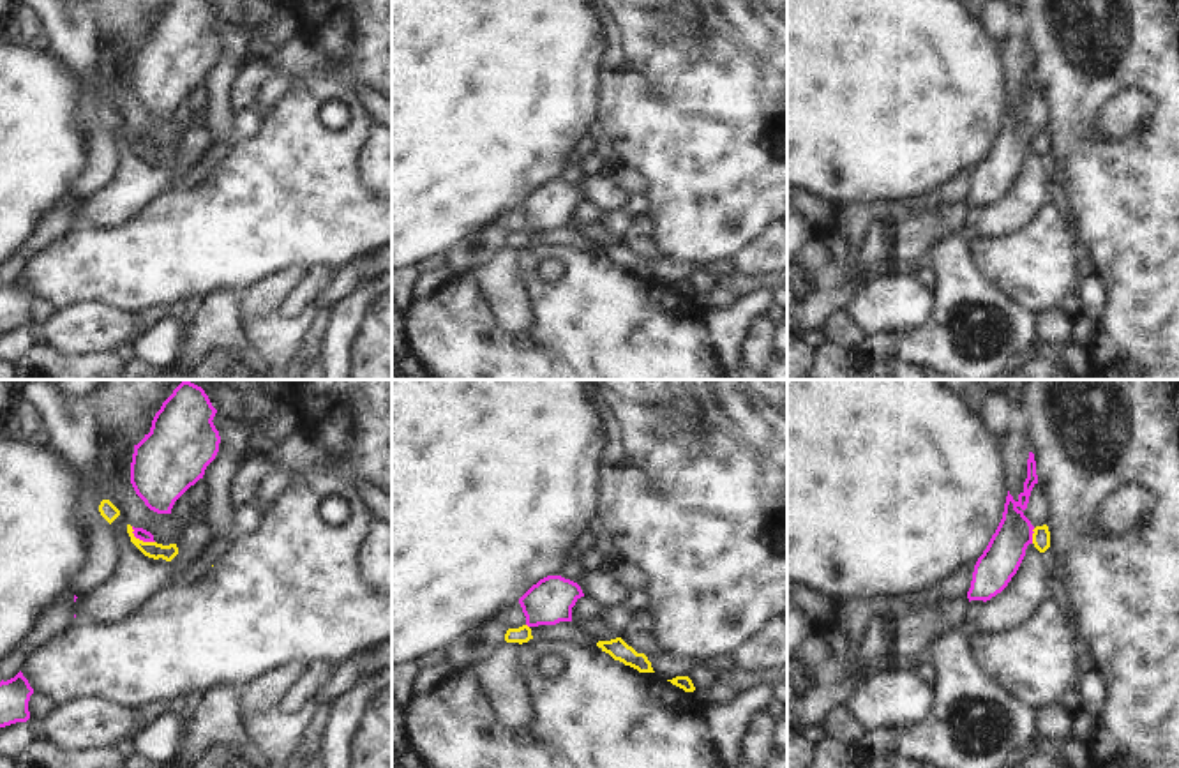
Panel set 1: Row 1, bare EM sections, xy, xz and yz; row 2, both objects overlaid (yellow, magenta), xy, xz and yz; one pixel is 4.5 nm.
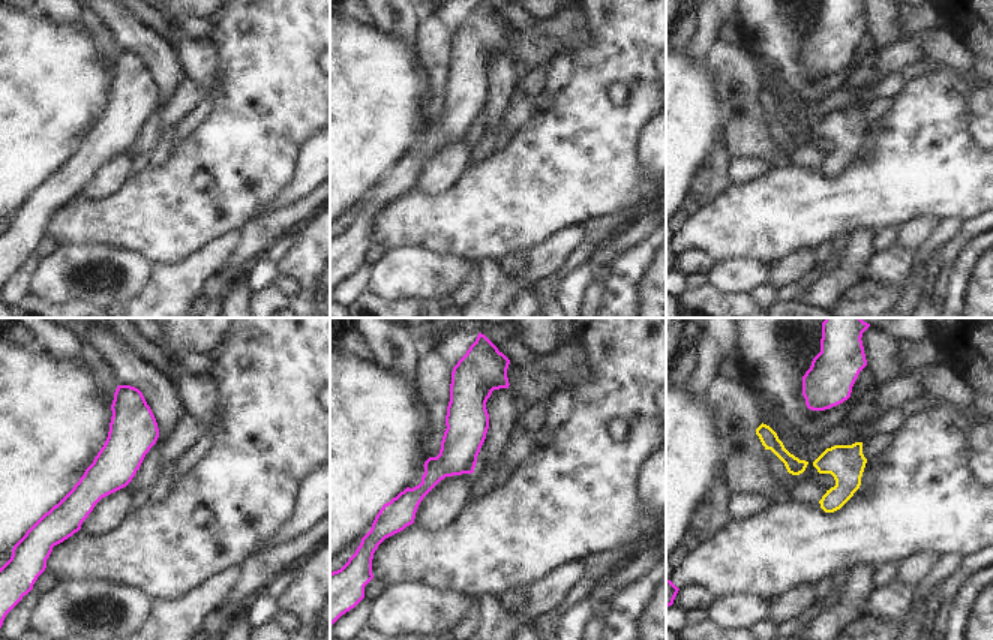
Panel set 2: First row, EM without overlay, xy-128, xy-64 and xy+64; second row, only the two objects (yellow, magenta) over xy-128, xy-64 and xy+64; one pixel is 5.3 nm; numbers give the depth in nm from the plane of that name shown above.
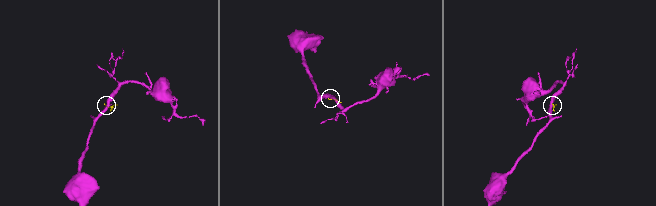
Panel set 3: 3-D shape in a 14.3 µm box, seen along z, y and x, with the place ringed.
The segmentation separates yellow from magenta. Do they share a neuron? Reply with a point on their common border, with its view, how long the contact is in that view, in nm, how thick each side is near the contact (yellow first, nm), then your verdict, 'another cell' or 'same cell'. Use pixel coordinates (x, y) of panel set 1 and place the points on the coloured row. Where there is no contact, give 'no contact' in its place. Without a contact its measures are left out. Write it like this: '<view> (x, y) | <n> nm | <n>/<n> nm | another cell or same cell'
xy (138, 539) | 130 nm | 80/50 nm | another cell

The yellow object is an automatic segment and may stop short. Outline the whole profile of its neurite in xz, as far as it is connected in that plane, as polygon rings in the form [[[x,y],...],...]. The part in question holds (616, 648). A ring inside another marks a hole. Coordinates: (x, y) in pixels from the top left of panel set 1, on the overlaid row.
[[[621,637],[598,641],[597,646],[609,653],[614,660],[620,660],[625,666],[637,669],[639,673],[655,673],[648,657],[644,653],[637,653]]]

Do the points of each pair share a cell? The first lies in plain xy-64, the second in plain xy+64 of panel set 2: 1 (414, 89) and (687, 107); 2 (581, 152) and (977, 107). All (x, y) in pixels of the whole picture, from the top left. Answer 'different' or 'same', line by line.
1: same
2: different

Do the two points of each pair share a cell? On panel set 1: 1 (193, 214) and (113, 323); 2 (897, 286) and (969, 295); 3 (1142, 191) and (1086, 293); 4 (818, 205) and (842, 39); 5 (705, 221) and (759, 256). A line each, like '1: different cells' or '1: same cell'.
1: different cells
2: different cells
3: different cells
4: different cells
5: different cells

